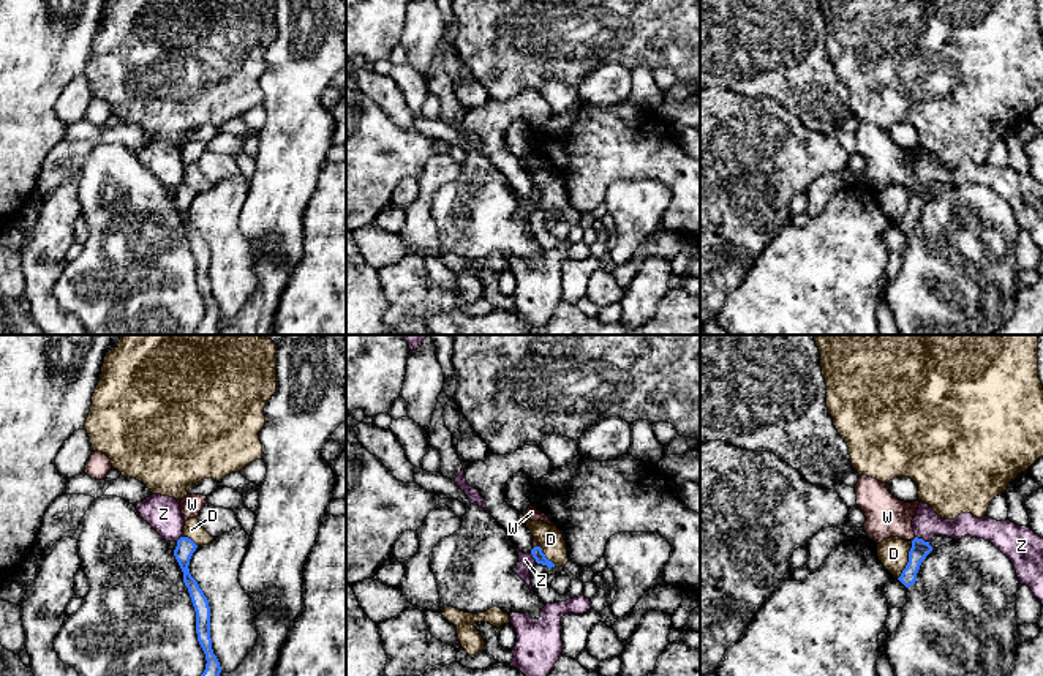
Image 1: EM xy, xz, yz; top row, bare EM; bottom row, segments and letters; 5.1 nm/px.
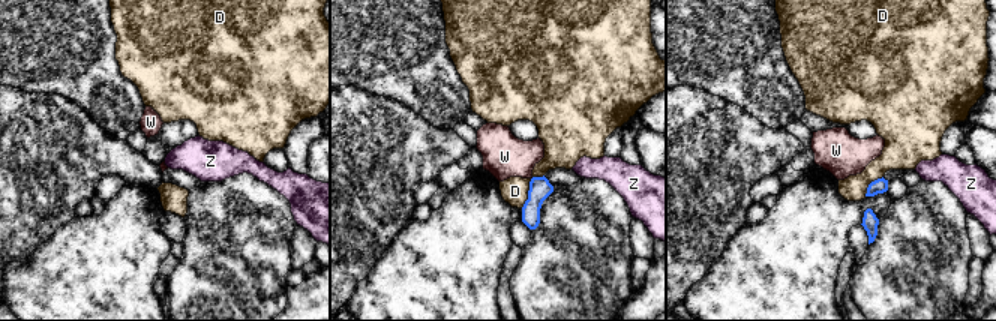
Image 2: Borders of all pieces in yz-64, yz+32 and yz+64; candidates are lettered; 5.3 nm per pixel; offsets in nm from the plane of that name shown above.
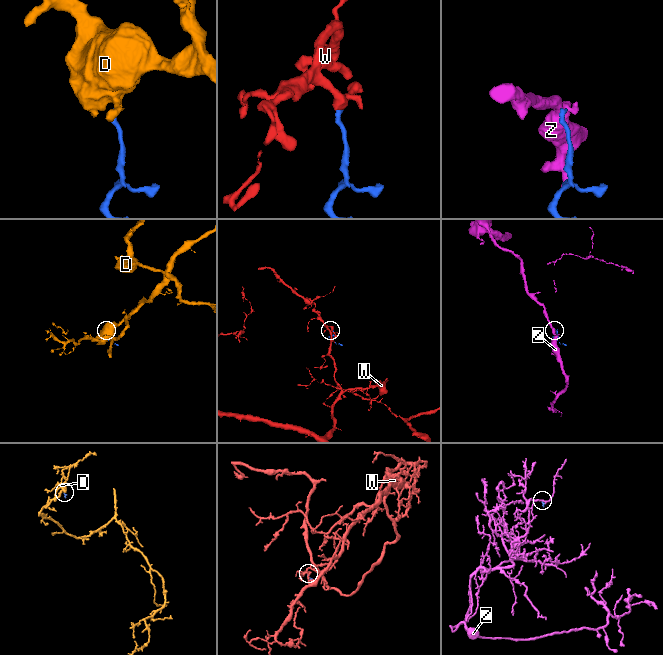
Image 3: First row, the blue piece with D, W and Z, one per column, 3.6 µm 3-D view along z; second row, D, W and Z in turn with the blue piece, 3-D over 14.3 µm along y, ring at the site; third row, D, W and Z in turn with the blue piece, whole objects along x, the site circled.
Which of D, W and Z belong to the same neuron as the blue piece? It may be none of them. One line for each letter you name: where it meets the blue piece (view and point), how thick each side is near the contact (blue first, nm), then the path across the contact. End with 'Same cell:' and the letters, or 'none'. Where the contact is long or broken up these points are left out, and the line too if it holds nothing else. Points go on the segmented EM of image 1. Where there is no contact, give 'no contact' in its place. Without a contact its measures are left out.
W: contact yz (914, 539); calibres 90 and 220 nm; way yz (920, 548), (914, 539), (893, 518), (887, 517)
Same cell: W

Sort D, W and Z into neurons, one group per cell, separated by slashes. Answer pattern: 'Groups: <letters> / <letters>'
Groups: D / W / Z

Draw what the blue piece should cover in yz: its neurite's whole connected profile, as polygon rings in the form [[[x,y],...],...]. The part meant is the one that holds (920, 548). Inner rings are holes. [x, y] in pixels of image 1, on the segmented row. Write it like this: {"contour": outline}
{"contour": [[[918,537],[912,540],[912,548],[909,551],[909,562],[902,570],[901,576],[898,578],[906,588],[915,584],[918,569],[931,551],[932,546],[929,545],[929,542],[924,542],[923,539]]]}

